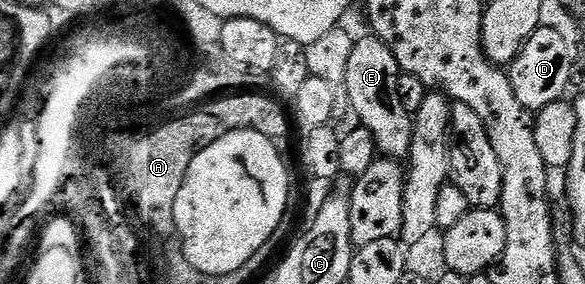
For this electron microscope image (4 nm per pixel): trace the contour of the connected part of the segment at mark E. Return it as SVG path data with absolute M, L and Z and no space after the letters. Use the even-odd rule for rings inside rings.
M357 37L352 43L342 90L348 93L348 102L360 117L359 121L373 134L377 151L385 158L404 160L412 143L412 118L406 108L402 108L402 99L398 97L398 80L402 71L398 60L394 60L394 52L386 48L381 38L367 37Z

